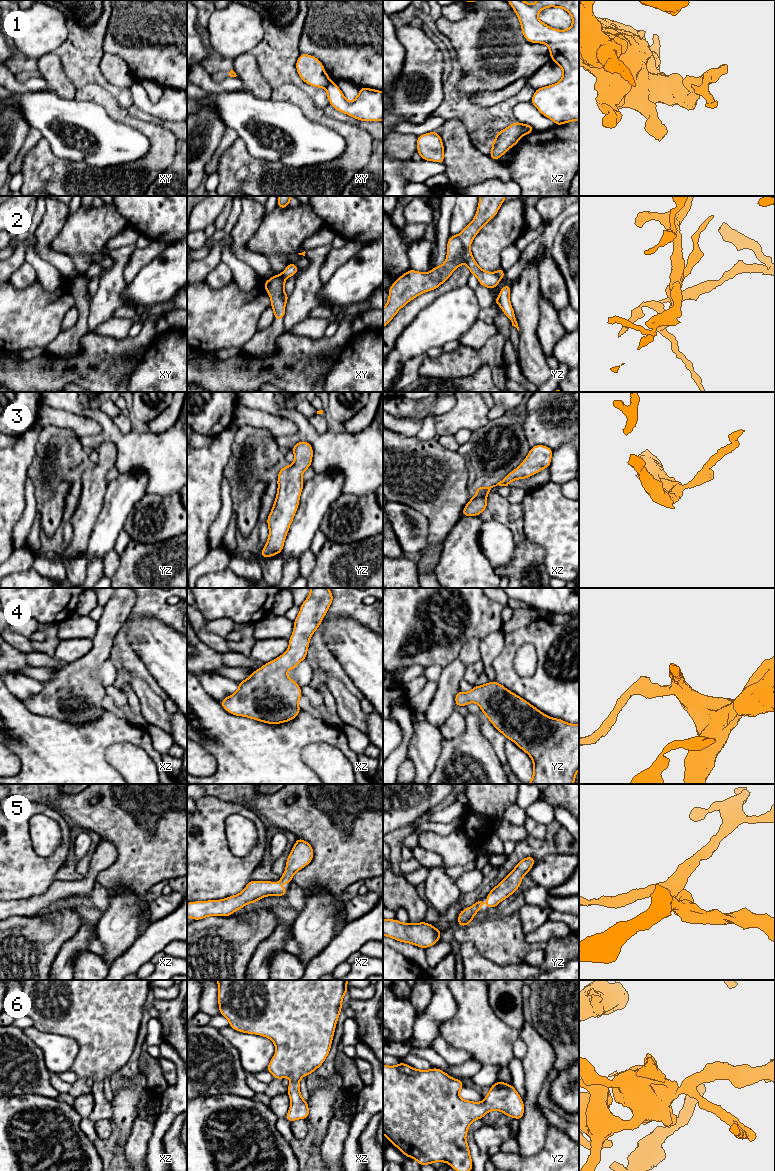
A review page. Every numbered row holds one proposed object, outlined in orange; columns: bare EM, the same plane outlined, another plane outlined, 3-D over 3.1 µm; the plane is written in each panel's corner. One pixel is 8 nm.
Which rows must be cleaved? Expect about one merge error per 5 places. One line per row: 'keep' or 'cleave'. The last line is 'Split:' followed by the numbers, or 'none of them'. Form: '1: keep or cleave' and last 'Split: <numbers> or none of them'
1: cleave
2: keep
3: keep
4: keep
5: keep
6: keep
Split: 1

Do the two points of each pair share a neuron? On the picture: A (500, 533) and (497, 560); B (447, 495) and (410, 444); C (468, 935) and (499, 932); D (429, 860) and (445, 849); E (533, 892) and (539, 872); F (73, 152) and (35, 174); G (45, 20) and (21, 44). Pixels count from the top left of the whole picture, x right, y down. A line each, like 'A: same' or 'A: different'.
A: same
B: same
C: same
D: different
E: different
F: different
G: same

